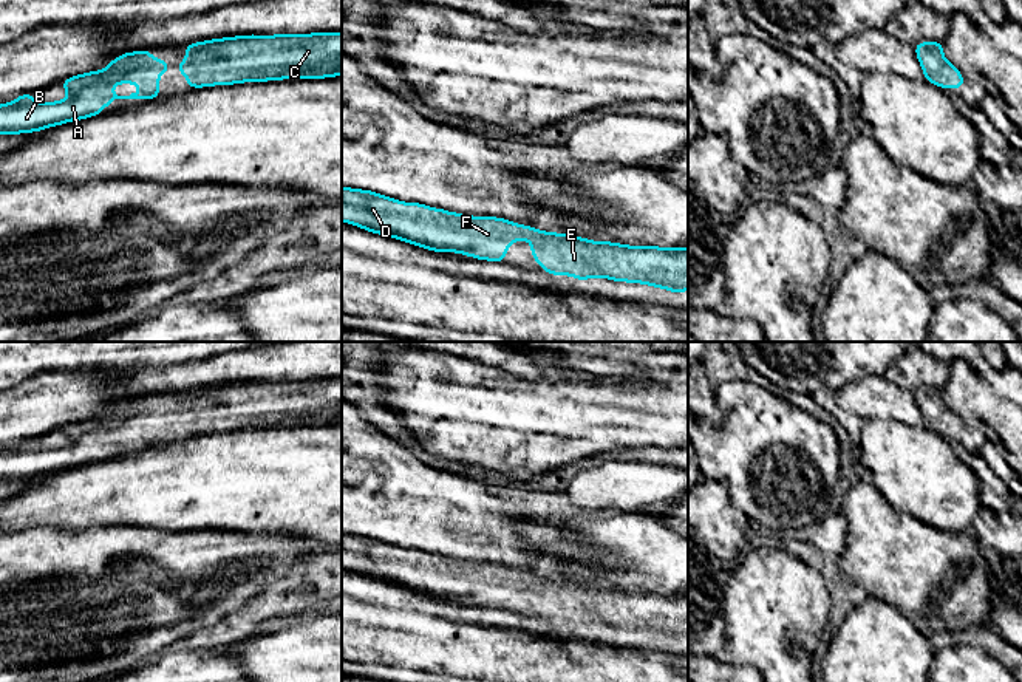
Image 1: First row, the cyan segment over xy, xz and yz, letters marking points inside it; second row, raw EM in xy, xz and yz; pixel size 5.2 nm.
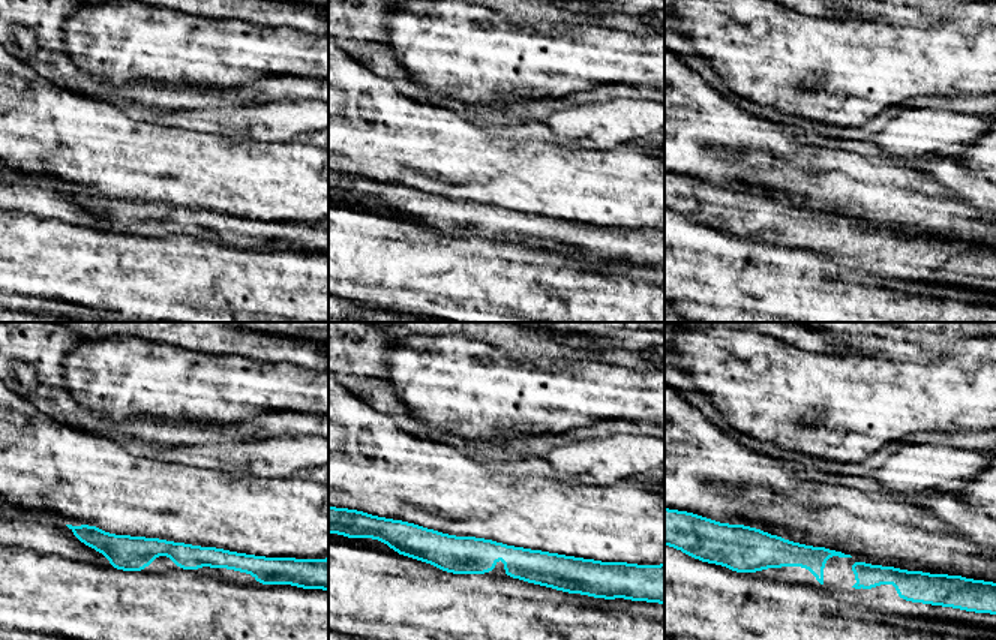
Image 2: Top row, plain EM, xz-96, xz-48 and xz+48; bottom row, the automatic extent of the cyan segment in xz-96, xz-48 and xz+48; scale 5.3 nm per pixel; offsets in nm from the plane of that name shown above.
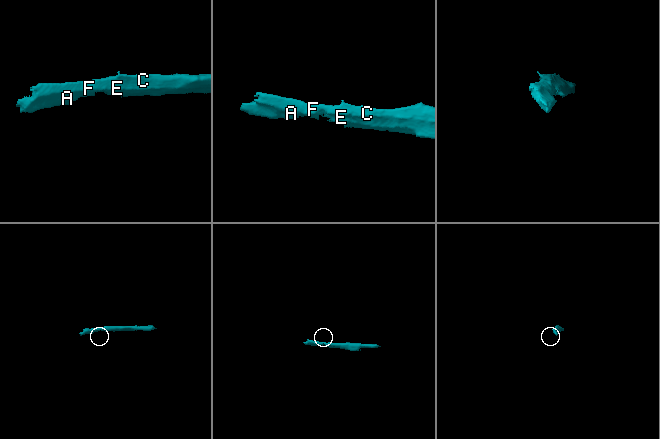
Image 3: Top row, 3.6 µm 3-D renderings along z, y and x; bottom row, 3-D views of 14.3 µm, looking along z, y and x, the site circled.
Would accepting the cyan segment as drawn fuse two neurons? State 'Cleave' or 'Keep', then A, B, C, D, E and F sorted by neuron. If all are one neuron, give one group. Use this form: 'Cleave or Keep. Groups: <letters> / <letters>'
Keep. Groups: A B C D E F

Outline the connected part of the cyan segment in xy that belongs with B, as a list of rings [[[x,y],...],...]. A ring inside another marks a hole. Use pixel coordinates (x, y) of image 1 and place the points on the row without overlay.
[[[148,396],[125,399],[113,405],[102,418],[90,418],[62,427],[70,442],[59,448],[34,448],[31,439],[23,439],[15,447],[0,452],[0,481],[19,481],[40,478],[48,473],[62,472],[70,467],[80,467],[96,461],[116,445],[158,445],[159,422],[170,418],[170,410],[153,404]],[[113,430],[142,430],[144,435],[130,442],[113,439]]]

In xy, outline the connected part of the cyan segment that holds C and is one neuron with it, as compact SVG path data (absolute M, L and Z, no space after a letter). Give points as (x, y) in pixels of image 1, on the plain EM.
M342 379L237 382L195 388L184 397L189 402L176 411L176 418L186 422L190 435L342 422Z

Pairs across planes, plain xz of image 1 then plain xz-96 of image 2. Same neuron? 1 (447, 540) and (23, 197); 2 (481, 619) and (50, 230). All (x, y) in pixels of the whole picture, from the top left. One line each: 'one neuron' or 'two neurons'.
1: two neurons
2: one neuron

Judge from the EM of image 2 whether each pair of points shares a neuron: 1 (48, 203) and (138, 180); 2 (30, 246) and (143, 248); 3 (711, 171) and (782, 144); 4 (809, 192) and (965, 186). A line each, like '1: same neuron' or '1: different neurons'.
1: different neurons
2: same neuron
3: same neuron
4: different neurons

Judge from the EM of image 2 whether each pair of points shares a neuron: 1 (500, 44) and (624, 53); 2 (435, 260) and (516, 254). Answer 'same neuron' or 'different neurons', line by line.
1: same neuron
2: same neuron

